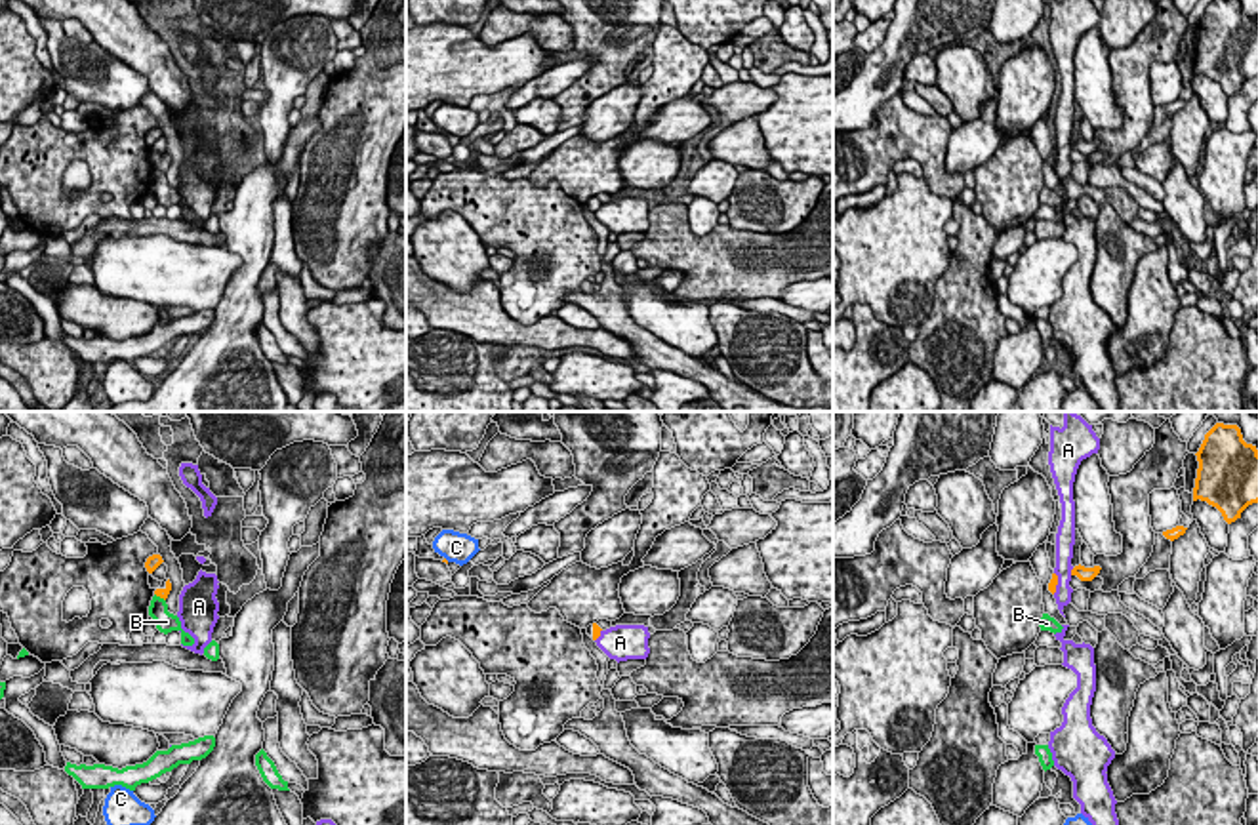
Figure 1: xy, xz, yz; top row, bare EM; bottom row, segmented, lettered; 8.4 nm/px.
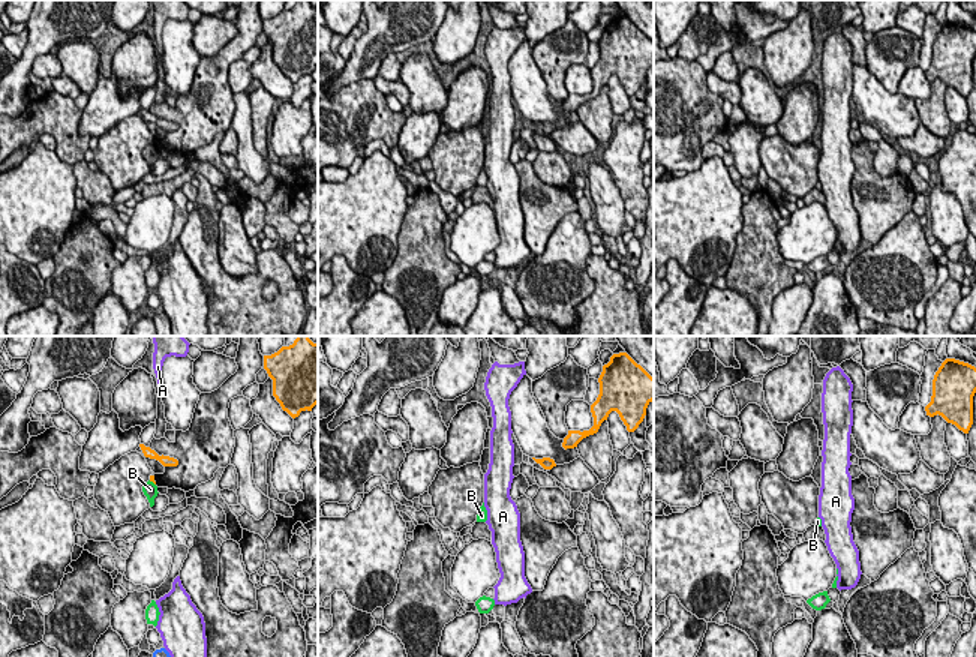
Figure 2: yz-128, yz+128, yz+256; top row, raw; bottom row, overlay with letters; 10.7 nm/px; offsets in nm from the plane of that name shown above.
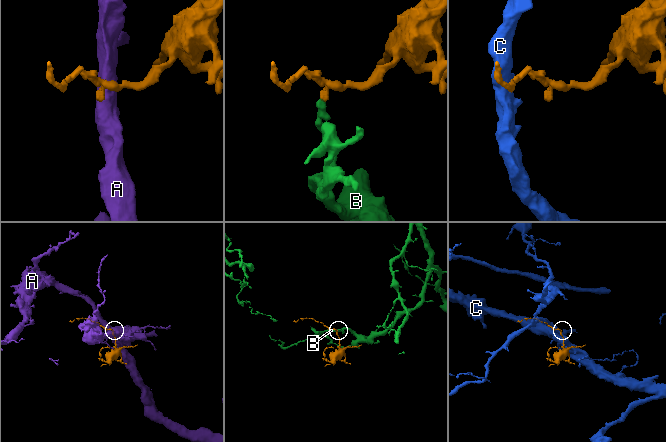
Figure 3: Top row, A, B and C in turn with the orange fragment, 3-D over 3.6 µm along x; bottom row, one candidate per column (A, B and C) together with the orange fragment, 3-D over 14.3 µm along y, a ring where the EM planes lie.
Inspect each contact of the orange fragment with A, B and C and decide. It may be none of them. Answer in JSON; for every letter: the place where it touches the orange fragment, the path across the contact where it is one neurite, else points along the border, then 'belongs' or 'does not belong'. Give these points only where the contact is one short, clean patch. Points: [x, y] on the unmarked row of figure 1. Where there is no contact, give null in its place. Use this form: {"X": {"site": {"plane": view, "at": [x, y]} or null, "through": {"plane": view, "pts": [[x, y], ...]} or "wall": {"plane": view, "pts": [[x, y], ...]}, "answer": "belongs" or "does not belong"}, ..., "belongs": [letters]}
{"A": {"site": {"plane": "yz", "at": [1072, 145]}, "wall": {"plane": "yz", "pts": [[1074, 141], [1070, 147]]}, "answer": "does not belong"}, "B": {"site": {"plane": "xy", "at": [161, 170]}, "wall": {"plane": "xy", "pts": [[155, 166], [164, 174]]}, "answer": "does not belong"}, "C": {"site": null, "answer": "does not belong"}, "belongs": []}

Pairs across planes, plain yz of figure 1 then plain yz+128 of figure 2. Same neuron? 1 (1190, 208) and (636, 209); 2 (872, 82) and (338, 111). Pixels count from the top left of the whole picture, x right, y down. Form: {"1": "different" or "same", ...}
{"1": "different", "2": "different"}

